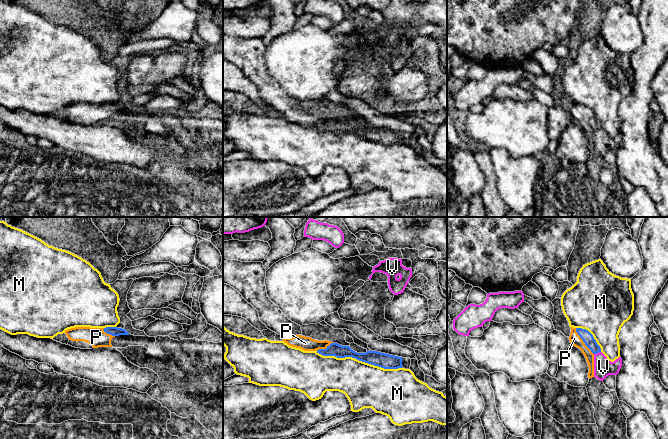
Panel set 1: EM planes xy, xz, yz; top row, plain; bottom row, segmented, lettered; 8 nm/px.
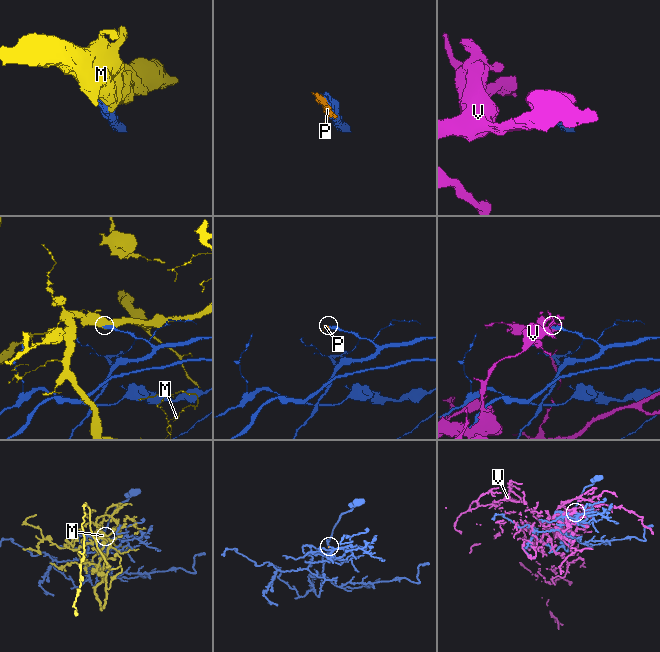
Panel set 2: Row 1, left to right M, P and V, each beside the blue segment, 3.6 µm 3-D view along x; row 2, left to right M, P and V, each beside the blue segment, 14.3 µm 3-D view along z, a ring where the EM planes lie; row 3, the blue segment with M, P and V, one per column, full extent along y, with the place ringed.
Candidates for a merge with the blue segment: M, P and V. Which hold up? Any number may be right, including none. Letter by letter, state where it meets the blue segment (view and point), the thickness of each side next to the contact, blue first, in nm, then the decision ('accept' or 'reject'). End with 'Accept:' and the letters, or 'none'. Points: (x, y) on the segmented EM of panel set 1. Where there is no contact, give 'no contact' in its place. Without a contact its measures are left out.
M: xz (359, 360) | 120/360 nm | reject
P: yz (583, 341) | 90/90 nm | accept
V: yz (597, 352) | 90/150 nm | reject
Accept: P

